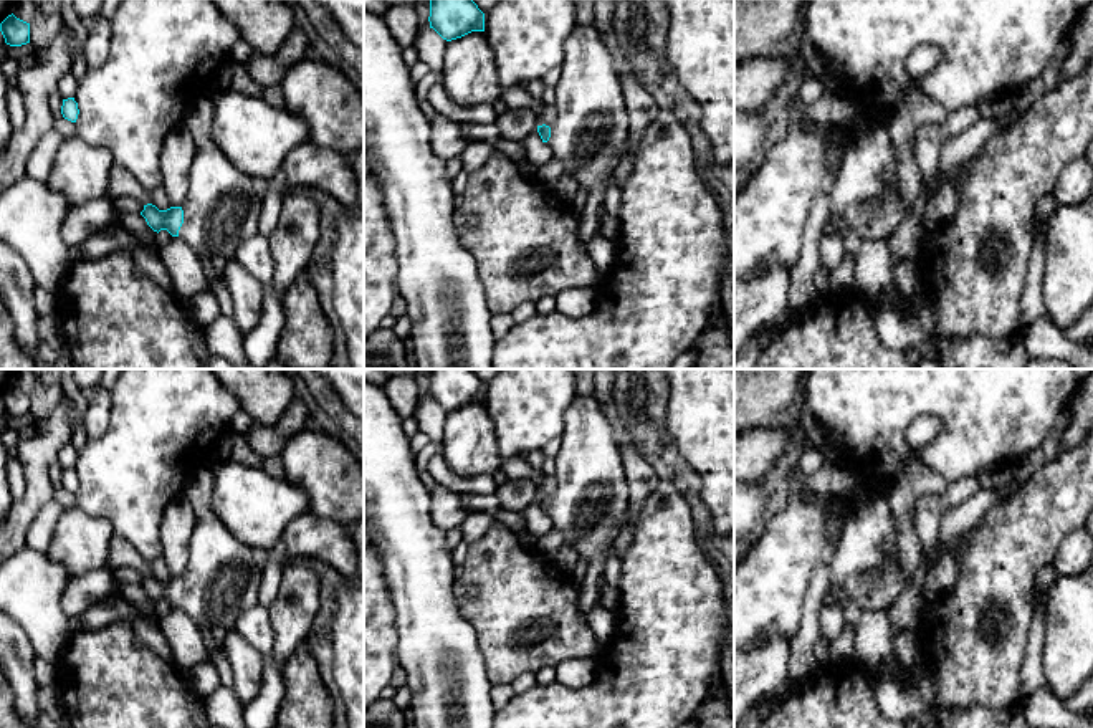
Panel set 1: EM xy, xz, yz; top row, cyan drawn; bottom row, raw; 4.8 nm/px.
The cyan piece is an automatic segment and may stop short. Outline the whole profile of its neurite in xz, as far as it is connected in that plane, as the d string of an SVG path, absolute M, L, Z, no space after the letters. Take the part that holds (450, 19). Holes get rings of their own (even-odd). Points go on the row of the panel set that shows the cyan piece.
M430 0L428 22L446 41L484 31L484 13L473 0Z

